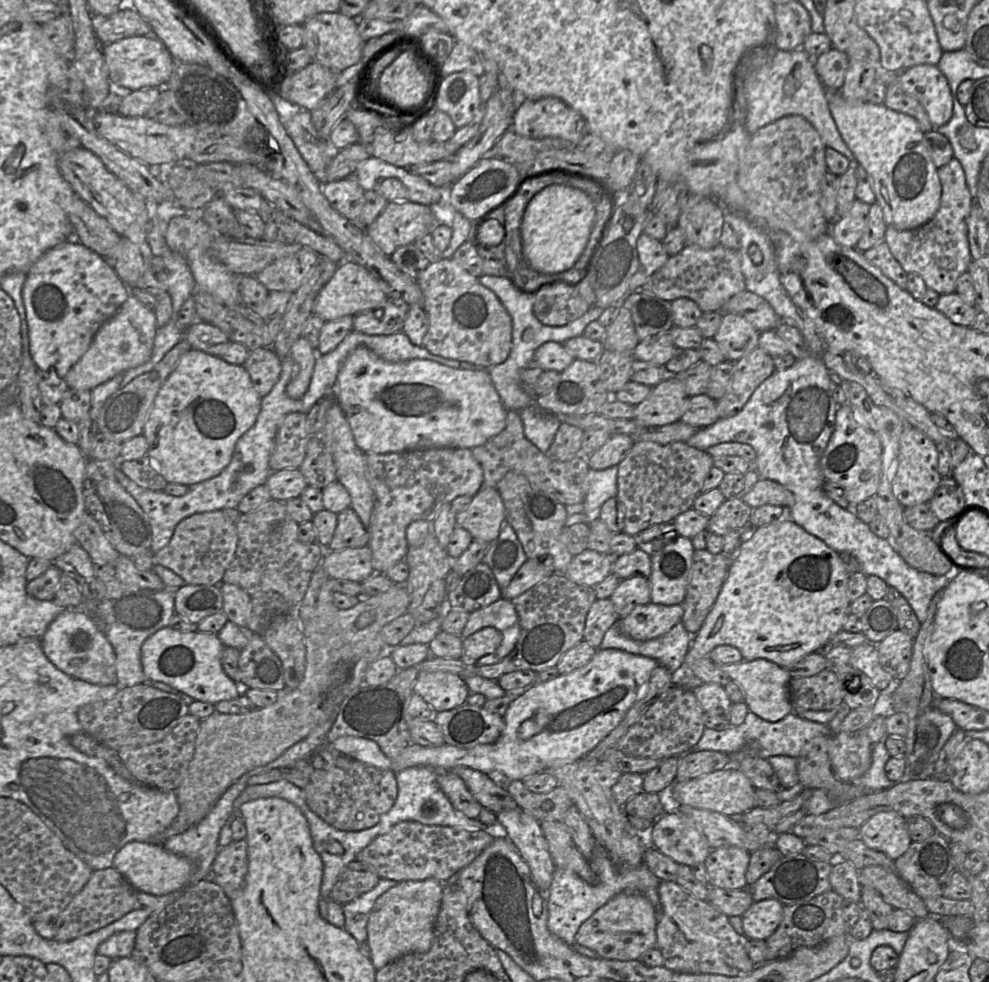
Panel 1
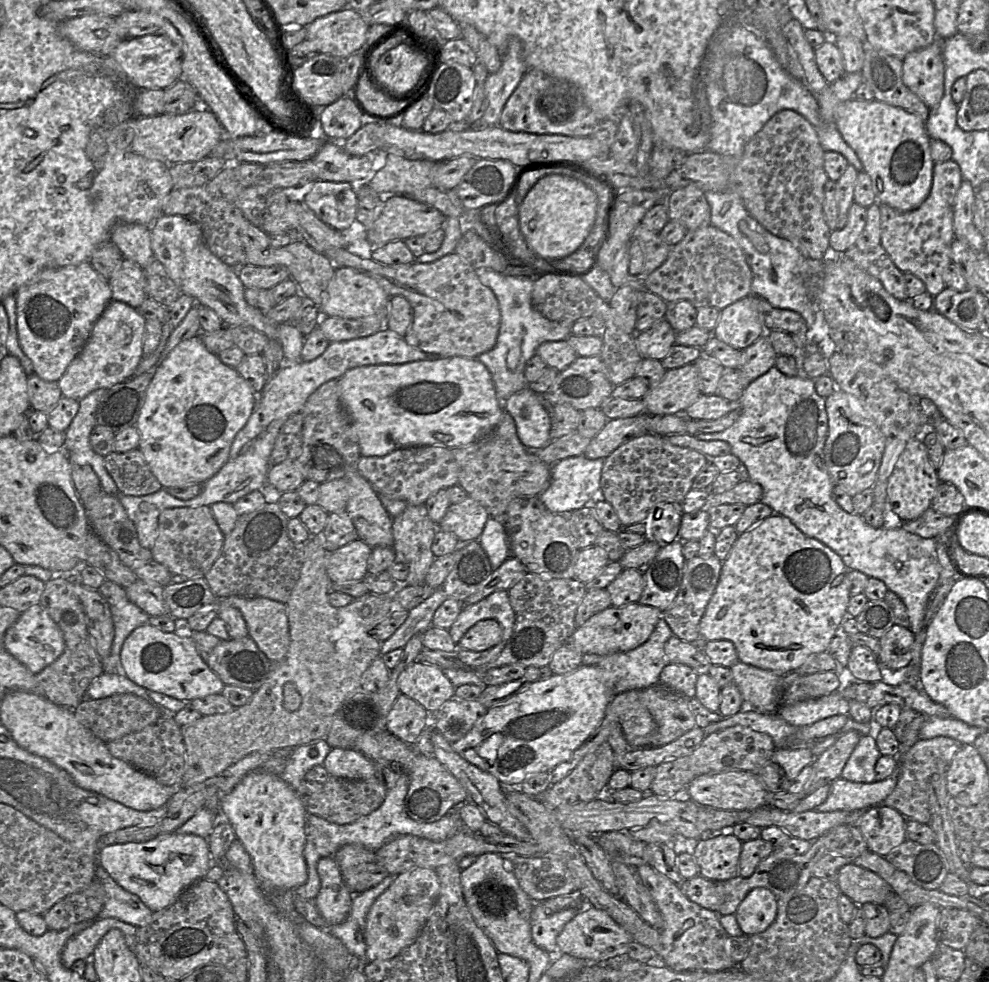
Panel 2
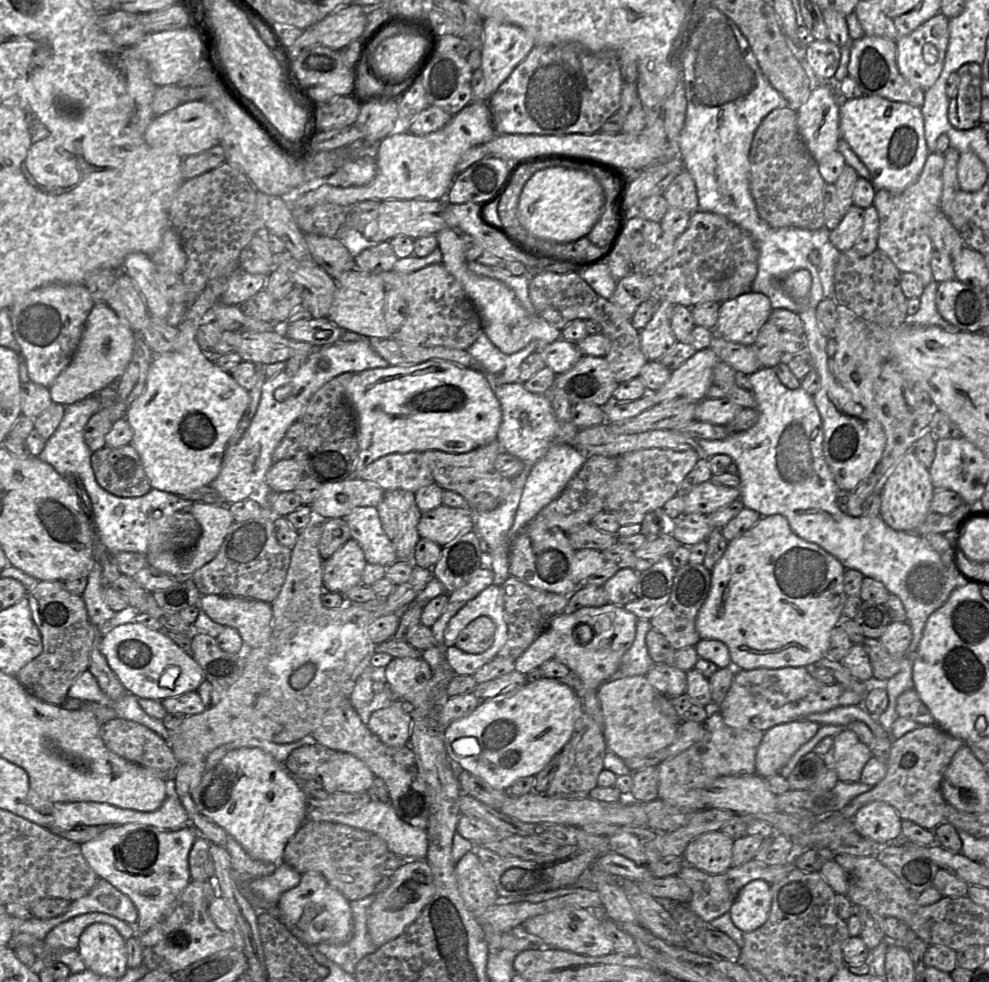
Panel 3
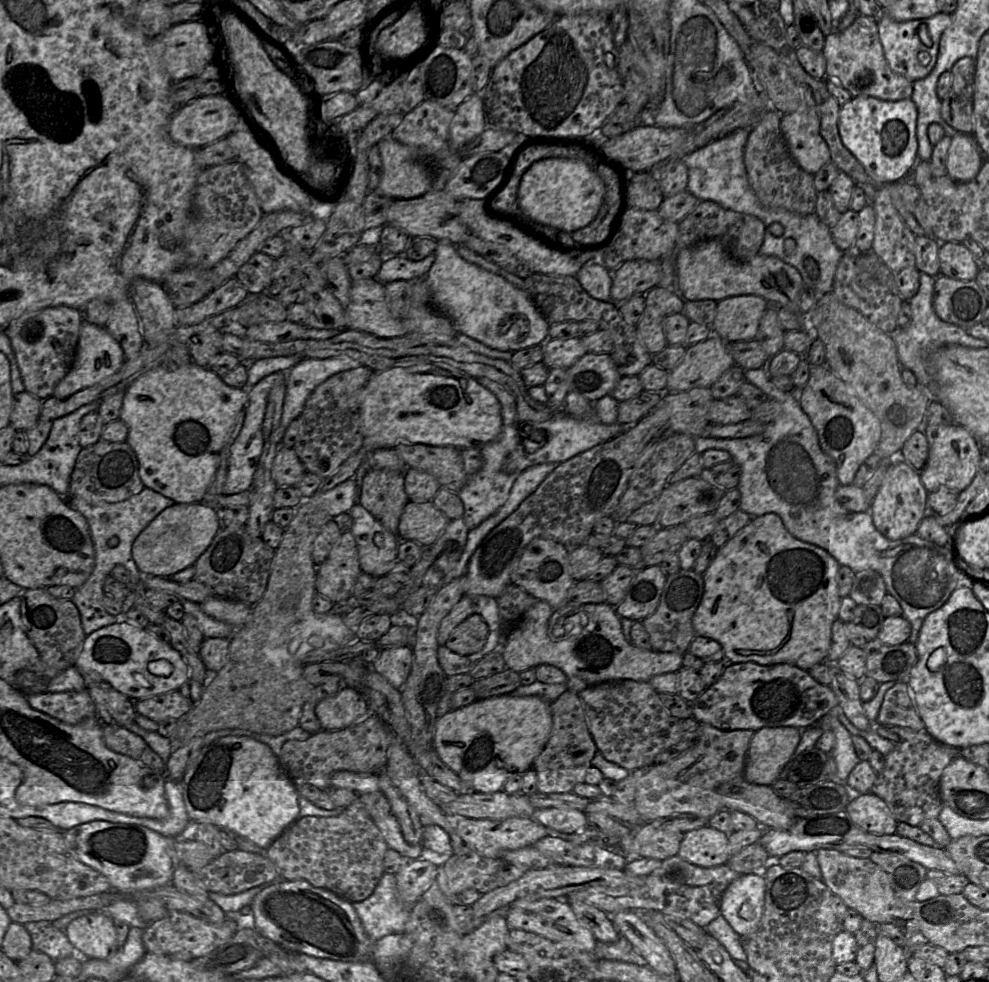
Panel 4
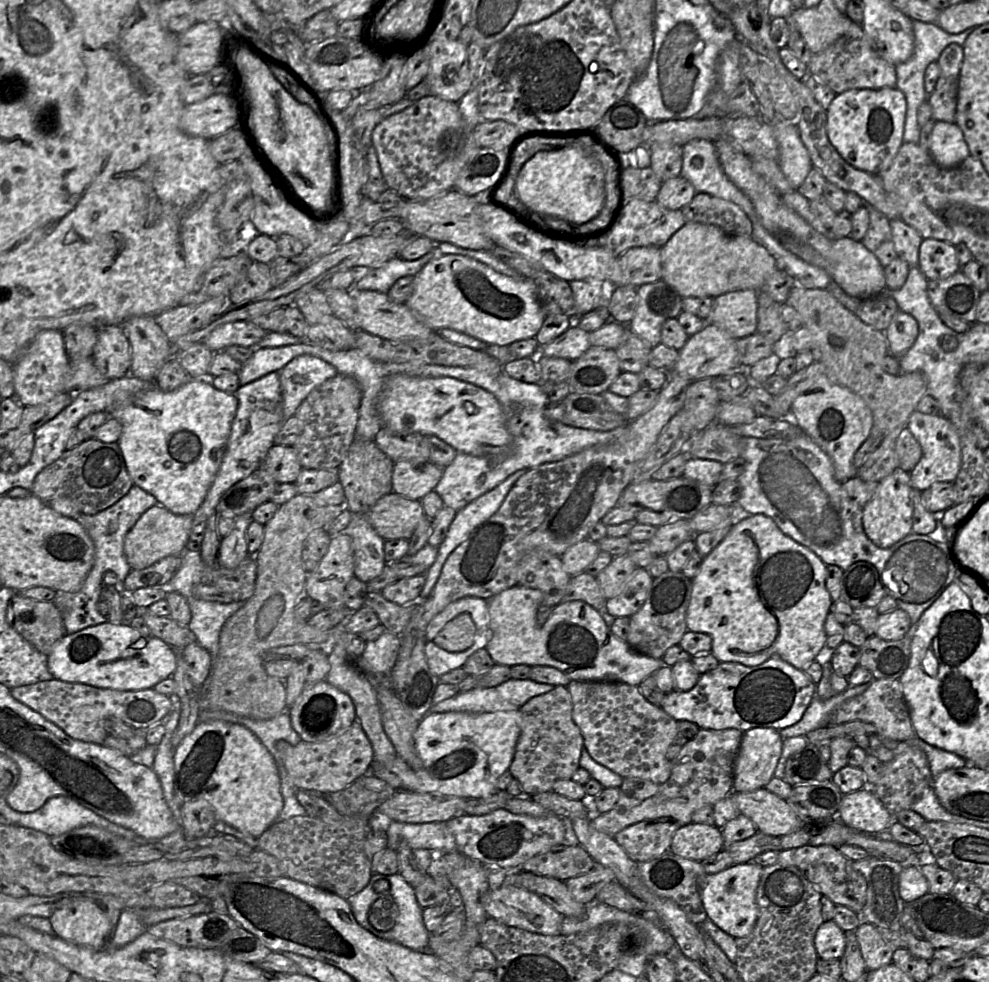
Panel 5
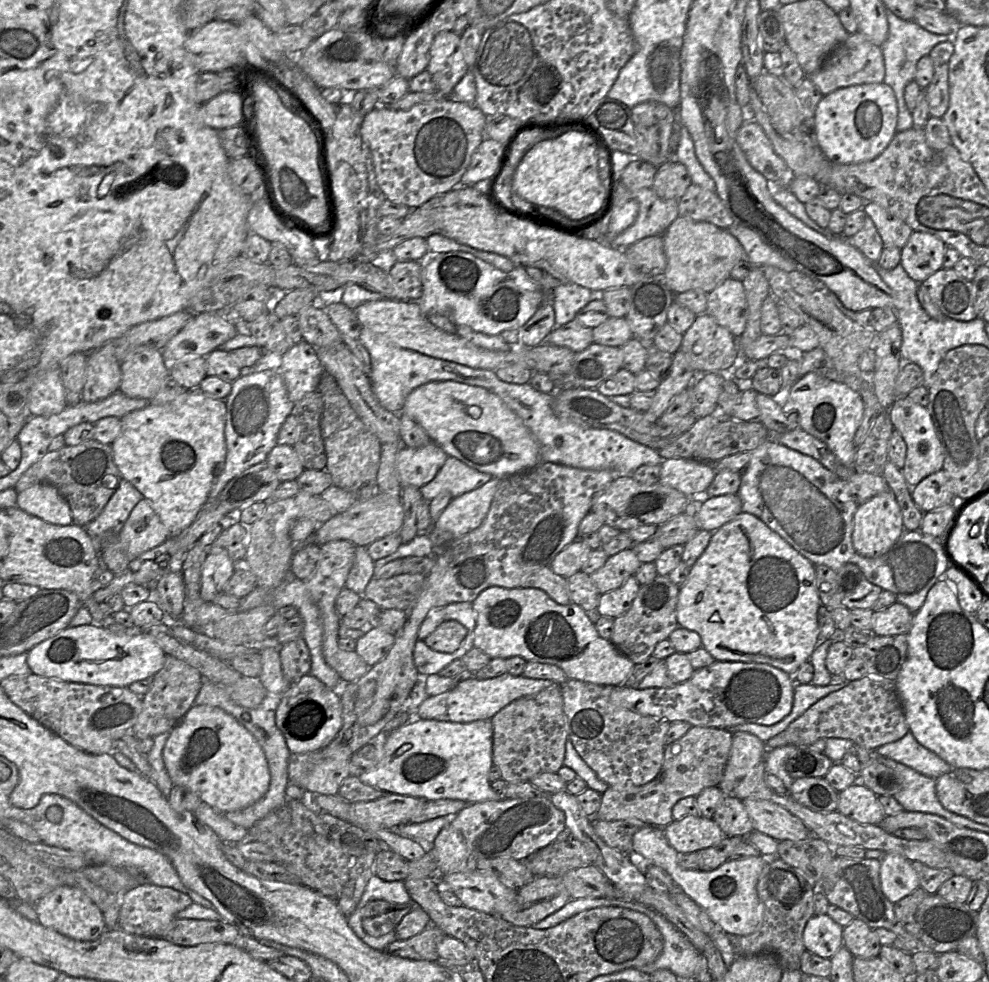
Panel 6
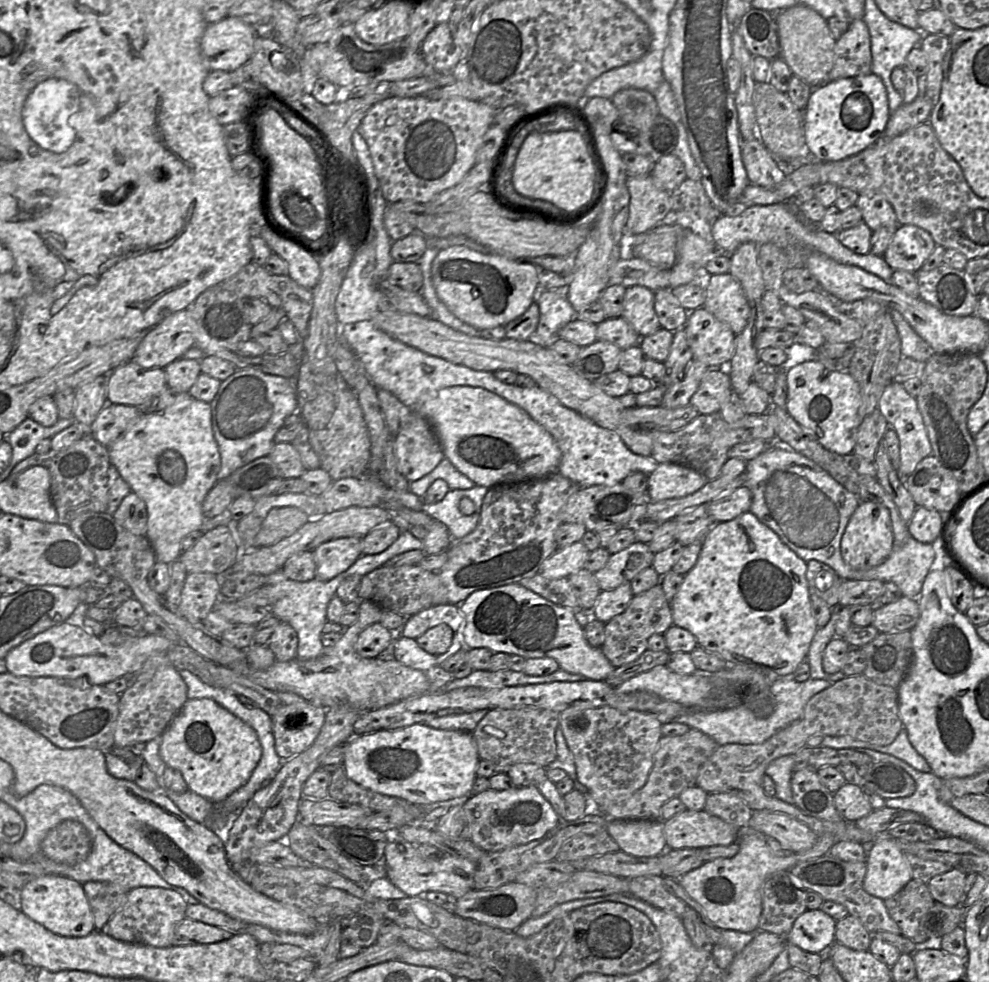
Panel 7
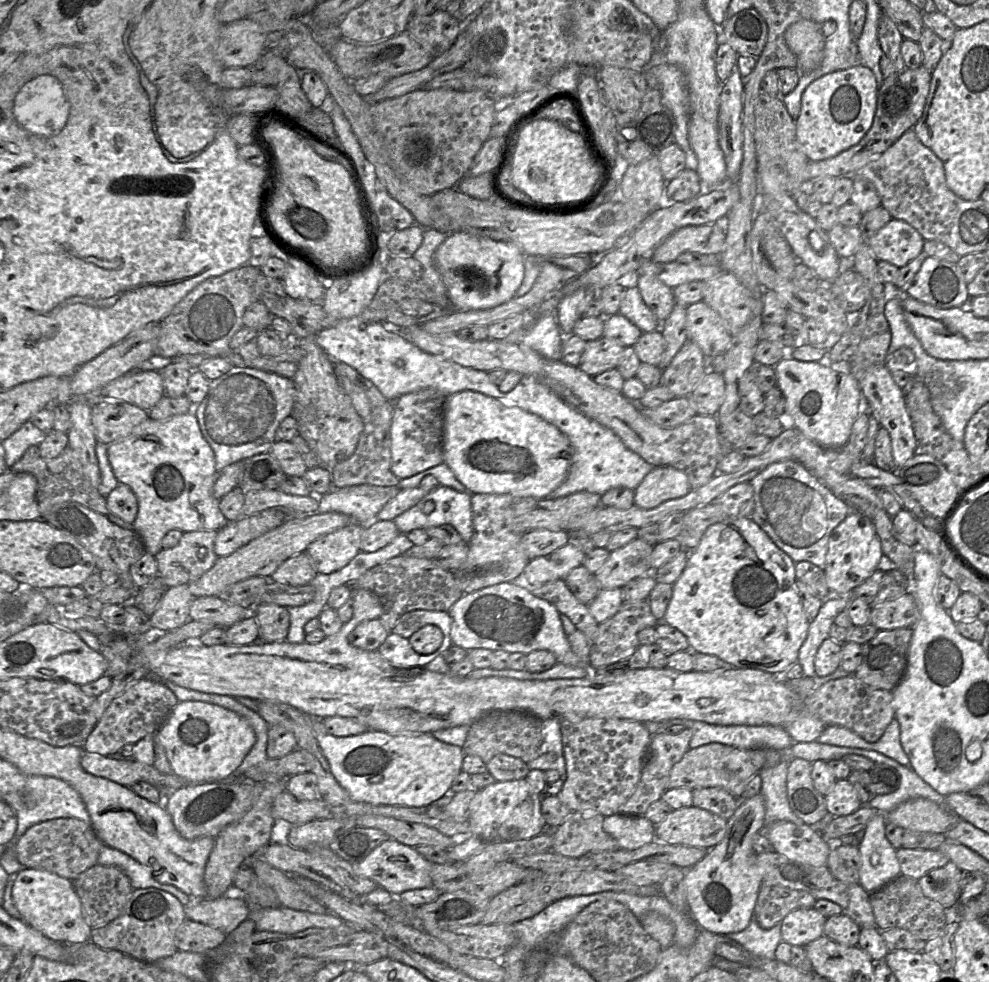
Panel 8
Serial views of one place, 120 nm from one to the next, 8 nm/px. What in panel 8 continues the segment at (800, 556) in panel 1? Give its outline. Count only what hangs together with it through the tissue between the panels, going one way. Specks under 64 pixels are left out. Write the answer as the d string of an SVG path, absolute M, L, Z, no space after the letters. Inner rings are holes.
M727 517L725 520L711 525L703 534L697 547L690 551L683 572L673 584L672 597L662 621L678 629L686 636L690 645L688 651L717 656L725 661L727 665L735 668L757 669L773 675L782 675L783 677L784 672L797 662L799 649L807 637L810 623L797 594L795 564L790 556L776 546L767 533L751 517Z

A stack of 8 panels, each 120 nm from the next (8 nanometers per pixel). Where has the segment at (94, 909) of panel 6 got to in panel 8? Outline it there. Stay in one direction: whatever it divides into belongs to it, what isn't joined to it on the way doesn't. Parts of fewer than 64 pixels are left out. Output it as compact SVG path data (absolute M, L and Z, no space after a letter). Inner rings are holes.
M25 868L17 873L12 898L23 921L46 937L71 945L81 945L90 940L92 928L83 917L81 902L72 880L46 870Z

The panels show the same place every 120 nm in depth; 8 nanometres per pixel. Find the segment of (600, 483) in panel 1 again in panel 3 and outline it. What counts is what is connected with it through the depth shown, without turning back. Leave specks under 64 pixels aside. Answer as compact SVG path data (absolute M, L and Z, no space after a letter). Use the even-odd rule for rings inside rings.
M555 444L552 445L546 454L531 468L511 528L512 543L515 537L524 530L525 526L535 518L540 510L562 493L589 456L591 455L581 453L572 445Z

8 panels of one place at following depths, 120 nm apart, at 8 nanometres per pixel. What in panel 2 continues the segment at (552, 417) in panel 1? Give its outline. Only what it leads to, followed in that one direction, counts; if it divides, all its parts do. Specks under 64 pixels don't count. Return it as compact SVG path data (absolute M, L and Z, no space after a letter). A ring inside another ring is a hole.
M527 387L502 402L503 410L513 417L517 435L525 447L543 448L551 441L551 415L548 406L549 405L544 402L543 396L536 394Z

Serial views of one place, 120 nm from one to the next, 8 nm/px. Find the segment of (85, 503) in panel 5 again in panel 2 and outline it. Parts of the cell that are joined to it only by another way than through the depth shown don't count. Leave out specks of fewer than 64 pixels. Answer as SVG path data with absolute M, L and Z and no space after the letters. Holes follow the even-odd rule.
M138 448L109 453L104 457L104 466L118 490L125 495L144 496L163 488Z

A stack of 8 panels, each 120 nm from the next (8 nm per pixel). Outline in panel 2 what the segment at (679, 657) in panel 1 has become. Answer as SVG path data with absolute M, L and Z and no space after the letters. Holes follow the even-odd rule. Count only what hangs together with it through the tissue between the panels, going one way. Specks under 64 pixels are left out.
M661 618L649 639L636 649L610 655L584 654L582 665L598 668L602 674L602 682L613 695L628 690L644 690L658 684L662 669L669 664L665 644L671 636L673 633L669 625Z

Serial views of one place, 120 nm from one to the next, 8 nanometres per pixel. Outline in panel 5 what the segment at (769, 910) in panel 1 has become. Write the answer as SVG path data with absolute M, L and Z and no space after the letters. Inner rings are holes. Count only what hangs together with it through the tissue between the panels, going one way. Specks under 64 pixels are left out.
M755 862L740 863L700 878L699 891L708 920L735 939L749 935L755 927L759 916L756 892L763 868Z

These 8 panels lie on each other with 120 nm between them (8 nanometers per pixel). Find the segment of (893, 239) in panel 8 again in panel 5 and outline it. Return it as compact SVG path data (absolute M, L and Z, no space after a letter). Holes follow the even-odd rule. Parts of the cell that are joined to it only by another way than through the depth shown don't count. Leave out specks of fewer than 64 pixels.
M928 238L921 242L917 268L928 280L946 279L961 271L955 246Z

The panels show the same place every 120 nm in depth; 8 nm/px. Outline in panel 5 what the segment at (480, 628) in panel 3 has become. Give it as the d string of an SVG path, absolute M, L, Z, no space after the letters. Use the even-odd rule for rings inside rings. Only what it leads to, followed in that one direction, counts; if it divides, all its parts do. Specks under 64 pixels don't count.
M460 614L449 621L433 642L445 651L462 652L475 641L477 627L469 614Z

